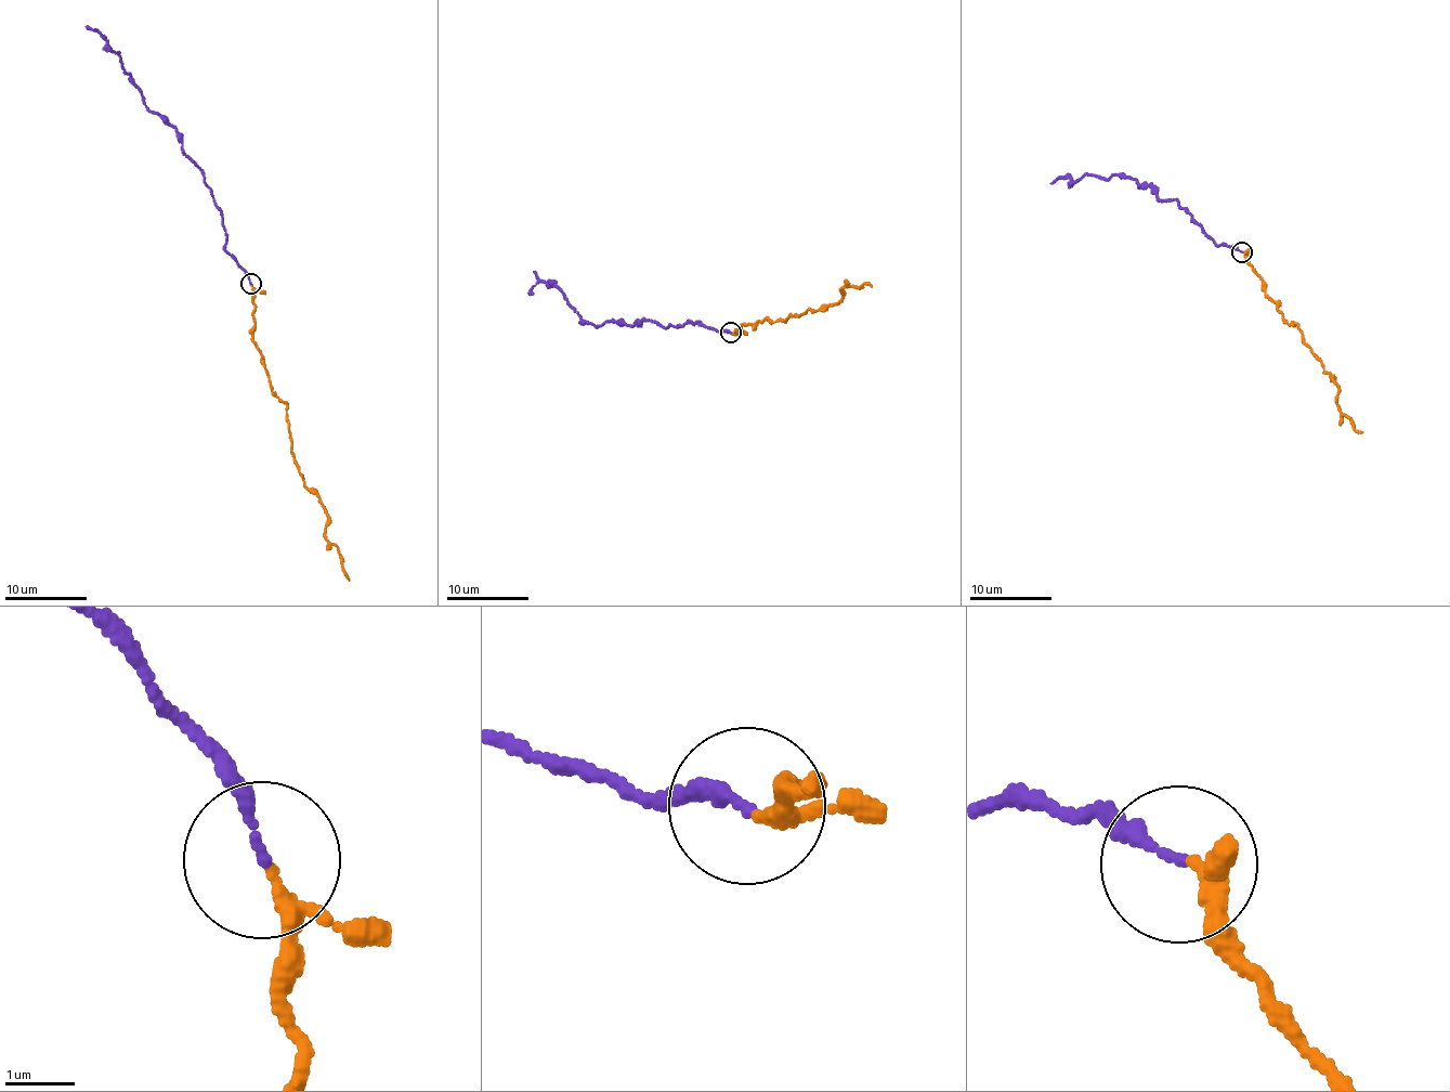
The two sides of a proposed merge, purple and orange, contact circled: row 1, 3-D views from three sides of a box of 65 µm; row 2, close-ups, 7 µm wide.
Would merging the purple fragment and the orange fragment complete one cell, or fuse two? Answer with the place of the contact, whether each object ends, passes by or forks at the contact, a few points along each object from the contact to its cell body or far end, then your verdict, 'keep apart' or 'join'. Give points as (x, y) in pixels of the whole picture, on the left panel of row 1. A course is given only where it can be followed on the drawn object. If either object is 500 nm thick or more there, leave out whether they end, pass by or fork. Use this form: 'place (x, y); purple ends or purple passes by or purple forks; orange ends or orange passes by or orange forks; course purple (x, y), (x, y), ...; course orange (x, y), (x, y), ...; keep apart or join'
place (250, 284); purple ends; orange passes by; course purple (251, 284), (224, 247), (221, 210), (180, 137), (148, 109), (119, 53), (88, 27); course orange (250, 285), (252, 341), (269, 385), (286, 406), (294, 462), (325, 509), (325, 536), (340, 556), (349, 580); join

